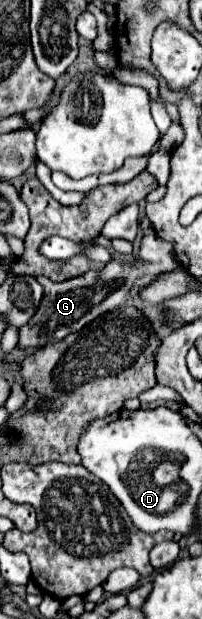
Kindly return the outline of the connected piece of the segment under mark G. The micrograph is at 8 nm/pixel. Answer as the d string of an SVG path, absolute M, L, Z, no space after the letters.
M155 234L143 236L137 260L141 262L139 266L133 266L129 262L121 262L121 260L111 260L101 270L93 270L93 272L87 272L87 274L77 276L73 280L65 280L65 282L53 282L45 276L39 276L37 280L43 286L45 294L43 294L39 312L35 312L35 316L23 328L19 328L17 346L25 350L25 348L43 348L45 344L59 342L65 336L79 332L85 324L93 322L97 316L111 314L111 312L123 308L141 288L149 286L161 274L183 268L175 260L175 250L171 248L171 244L163 242Z

